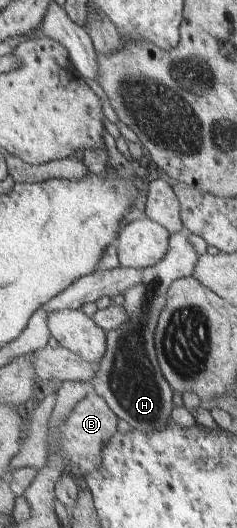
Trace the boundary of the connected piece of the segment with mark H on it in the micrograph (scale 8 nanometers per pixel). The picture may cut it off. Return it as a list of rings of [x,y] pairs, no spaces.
[[[186,227],[172,233],[167,254],[155,266],[142,269],[142,281],[124,294],[124,307],[131,318],[107,334],[106,357],[94,379],[96,393],[104,397],[112,411],[132,428],[154,431],[172,418],[174,393],[159,364],[155,333],[170,287],[177,279],[192,276],[199,262],[200,256],[190,243],[190,233]]]

